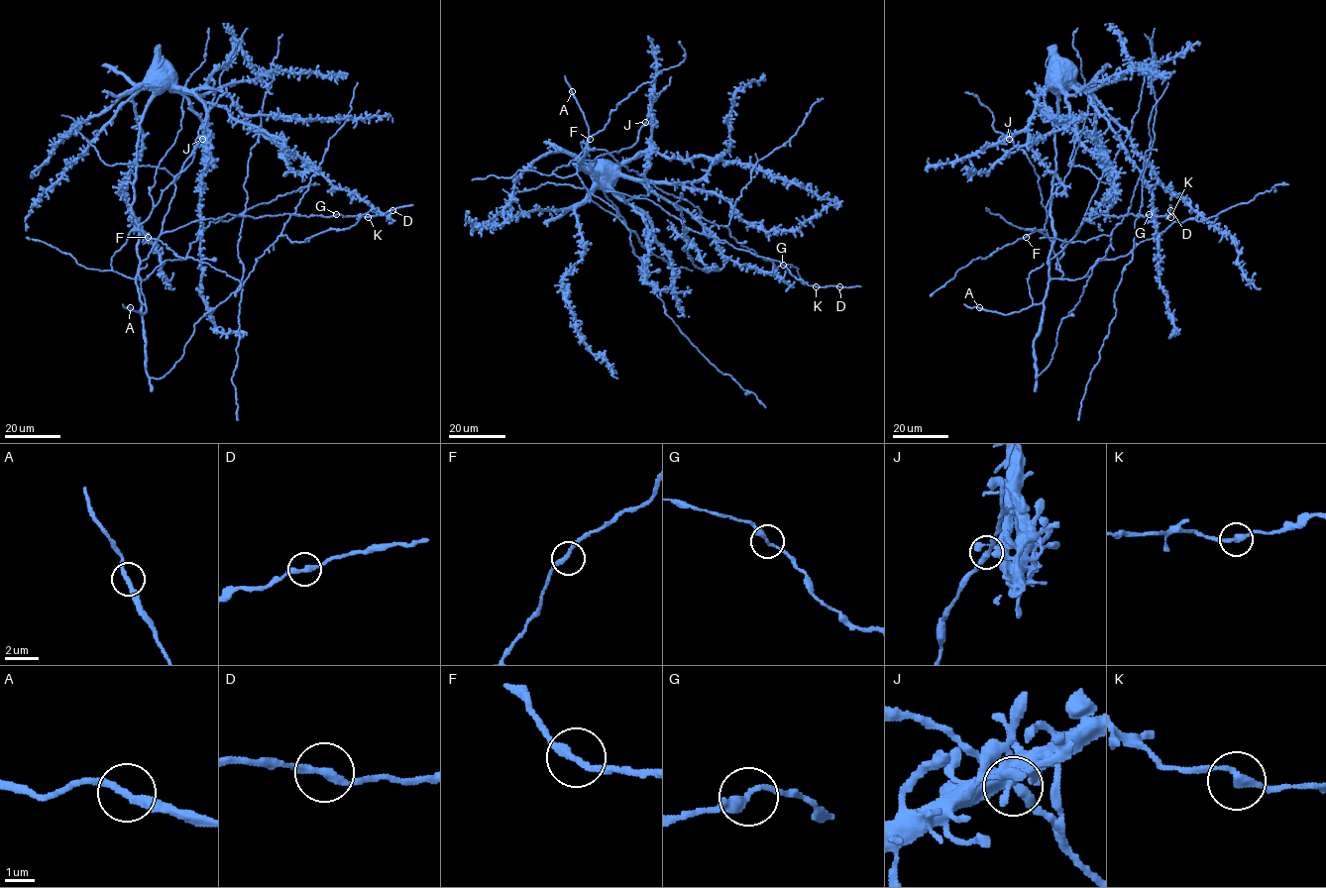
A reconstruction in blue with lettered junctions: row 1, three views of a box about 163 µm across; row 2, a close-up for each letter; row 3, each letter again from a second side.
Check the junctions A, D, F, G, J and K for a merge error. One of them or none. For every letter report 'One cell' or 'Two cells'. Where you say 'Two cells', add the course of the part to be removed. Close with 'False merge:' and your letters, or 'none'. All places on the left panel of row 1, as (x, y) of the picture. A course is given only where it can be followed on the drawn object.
A: One cell
D: One cell
F: One cell
G: One cell
J: One cell
K: One cell
False merge: none

